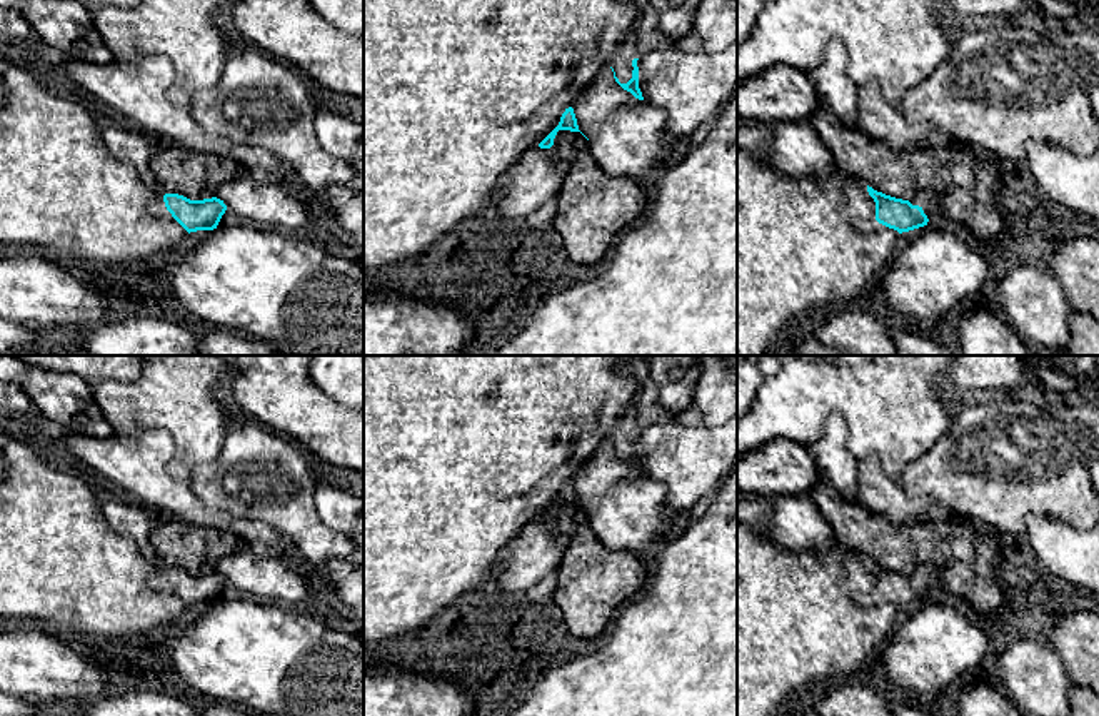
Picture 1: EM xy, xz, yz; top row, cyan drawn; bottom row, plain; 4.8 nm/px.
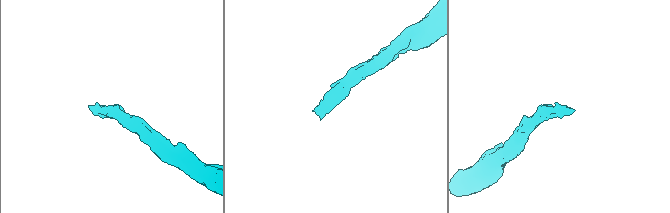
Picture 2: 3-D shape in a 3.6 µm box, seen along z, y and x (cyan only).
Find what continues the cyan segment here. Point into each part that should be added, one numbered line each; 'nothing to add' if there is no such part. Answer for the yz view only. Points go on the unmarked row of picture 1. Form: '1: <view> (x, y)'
1: yz (924, 573)

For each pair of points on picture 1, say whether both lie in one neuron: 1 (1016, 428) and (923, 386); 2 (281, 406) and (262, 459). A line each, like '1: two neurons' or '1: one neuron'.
1: two neurons
2: two neurons

